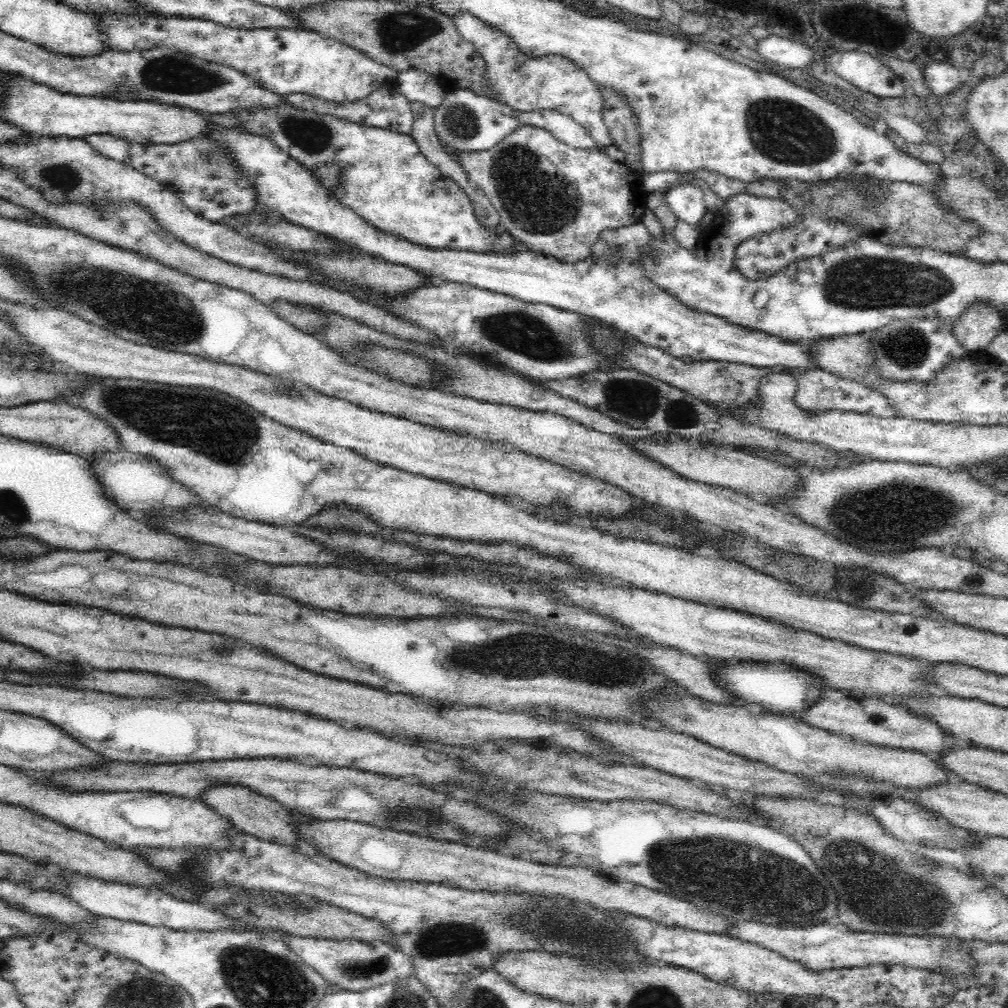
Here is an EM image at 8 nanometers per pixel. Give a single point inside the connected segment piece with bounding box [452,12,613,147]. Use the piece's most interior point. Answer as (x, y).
(552, 82)

